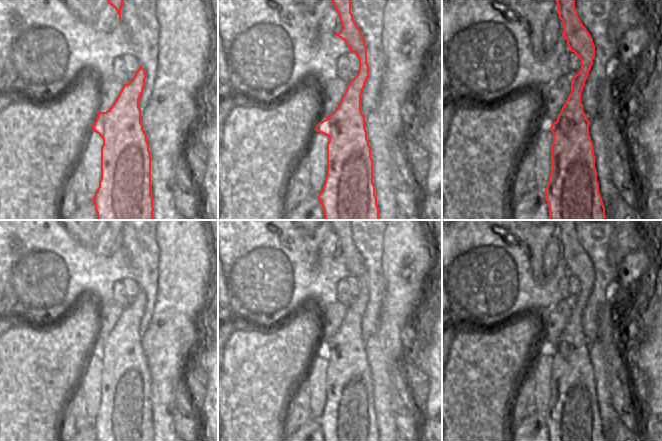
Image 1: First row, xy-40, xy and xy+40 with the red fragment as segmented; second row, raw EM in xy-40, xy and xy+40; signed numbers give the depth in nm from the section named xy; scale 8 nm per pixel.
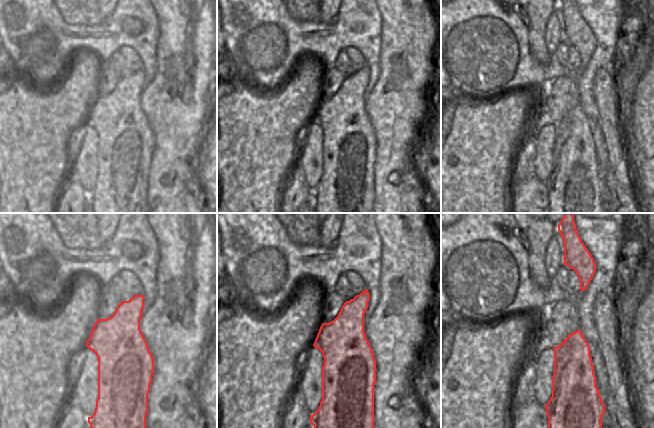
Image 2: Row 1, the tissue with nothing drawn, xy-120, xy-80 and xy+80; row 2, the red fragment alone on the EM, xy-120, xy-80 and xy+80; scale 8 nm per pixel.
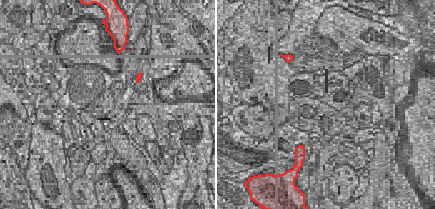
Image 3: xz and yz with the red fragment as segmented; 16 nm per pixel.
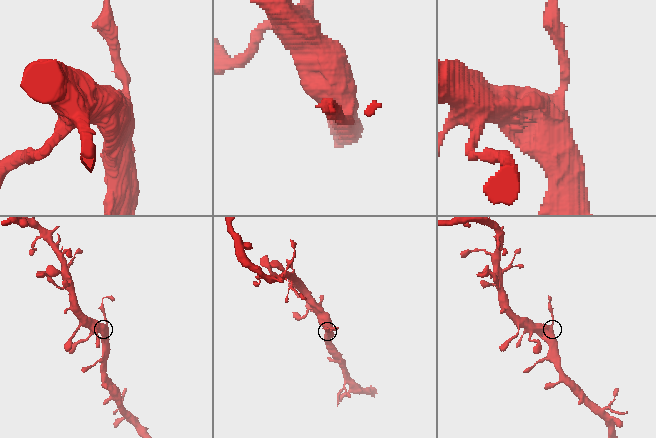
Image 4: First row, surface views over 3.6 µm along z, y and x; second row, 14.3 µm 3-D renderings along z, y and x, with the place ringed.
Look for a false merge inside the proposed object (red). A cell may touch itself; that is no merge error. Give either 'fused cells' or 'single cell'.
fused cells

